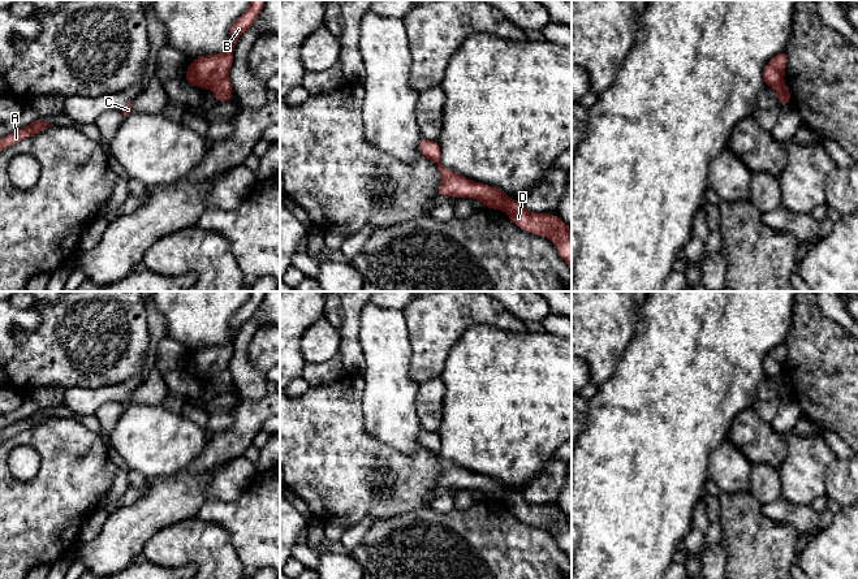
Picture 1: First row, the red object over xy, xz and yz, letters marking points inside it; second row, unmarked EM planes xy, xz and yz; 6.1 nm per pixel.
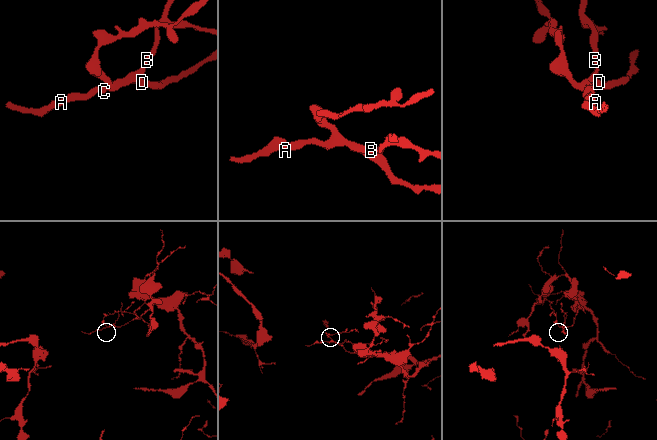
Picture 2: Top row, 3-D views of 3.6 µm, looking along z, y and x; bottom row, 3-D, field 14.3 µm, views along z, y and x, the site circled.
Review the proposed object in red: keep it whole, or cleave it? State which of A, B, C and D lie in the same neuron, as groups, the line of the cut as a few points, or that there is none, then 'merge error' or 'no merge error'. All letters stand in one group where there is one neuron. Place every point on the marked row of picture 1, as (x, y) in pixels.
A B C / D | xy (227, 76), (210, 89) | merge error

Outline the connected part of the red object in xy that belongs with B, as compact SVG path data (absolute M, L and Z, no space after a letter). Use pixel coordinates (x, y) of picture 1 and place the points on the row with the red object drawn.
M251 0L249 9L229 29L232 47L223 53L191 60L184 79L195 87L211 90L227 78L233 65L234 46L238 38L255 23L264 3L266 0Z

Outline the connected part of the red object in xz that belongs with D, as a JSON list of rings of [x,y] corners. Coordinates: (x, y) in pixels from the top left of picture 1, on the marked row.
[[[512,200],[504,211],[522,230],[548,237],[572,272],[572,236],[568,224],[555,215],[531,213],[525,209],[521,200]]]

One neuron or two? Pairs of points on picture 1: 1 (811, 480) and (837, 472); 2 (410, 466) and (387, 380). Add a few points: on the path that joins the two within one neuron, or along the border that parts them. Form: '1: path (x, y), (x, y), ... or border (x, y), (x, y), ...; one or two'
1: border (837, 458), (828, 465), (824, 495); two
2: border (380, 441), (408, 454), (413, 454), (421, 446); two

